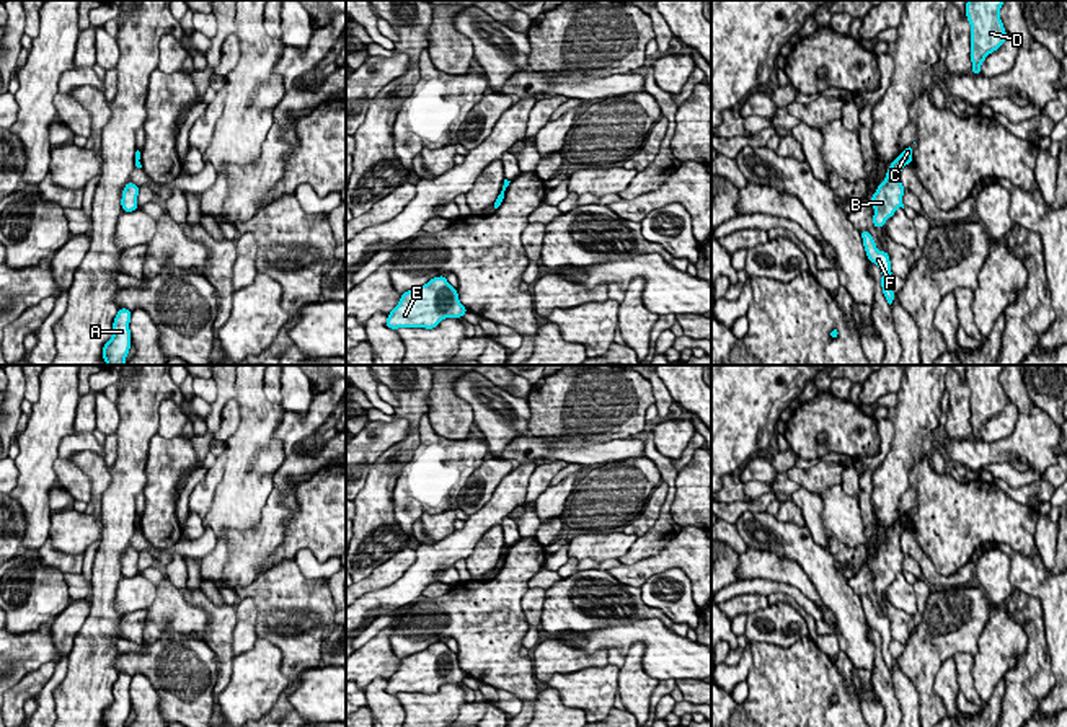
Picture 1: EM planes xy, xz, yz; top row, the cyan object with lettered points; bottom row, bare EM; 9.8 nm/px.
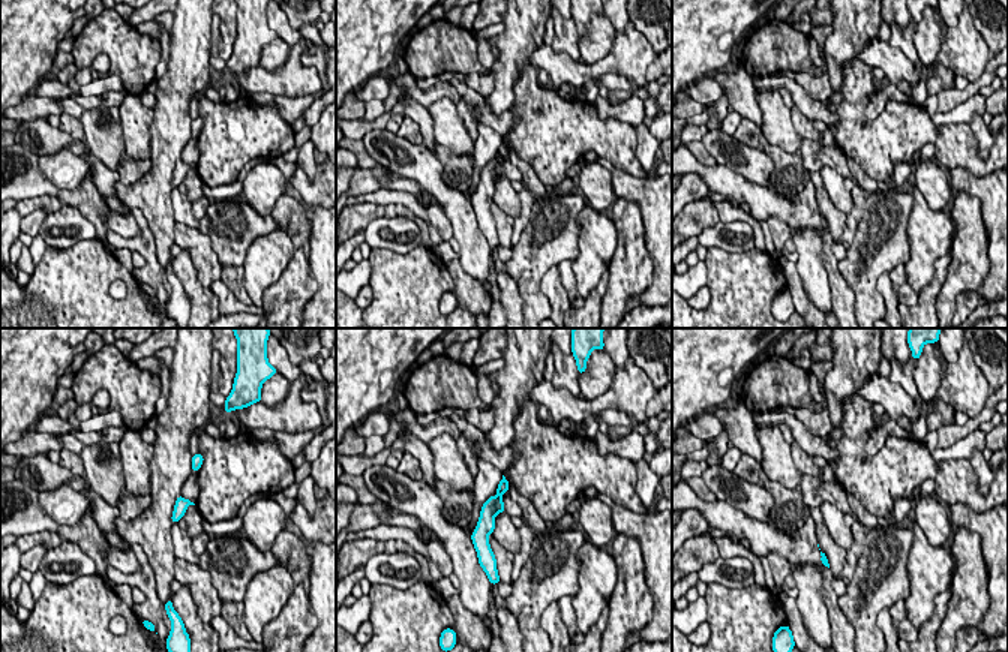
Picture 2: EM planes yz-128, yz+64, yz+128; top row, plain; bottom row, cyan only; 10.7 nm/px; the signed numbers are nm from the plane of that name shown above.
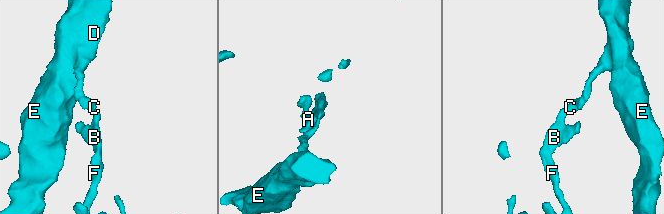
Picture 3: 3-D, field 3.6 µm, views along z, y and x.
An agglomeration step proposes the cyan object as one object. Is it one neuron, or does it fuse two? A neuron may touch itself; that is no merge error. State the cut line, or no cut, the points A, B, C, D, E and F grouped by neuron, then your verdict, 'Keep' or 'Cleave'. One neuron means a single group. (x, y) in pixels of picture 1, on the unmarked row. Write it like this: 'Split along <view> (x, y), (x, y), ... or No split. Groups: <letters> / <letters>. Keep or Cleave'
Split along yz (899, 522), (904, 528). Groups: A B F / C D E. Cleave

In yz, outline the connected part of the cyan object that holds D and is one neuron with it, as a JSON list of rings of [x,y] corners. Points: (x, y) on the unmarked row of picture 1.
[[[967,365],[966,383],[971,390],[972,438],[981,440],[982,427],[1007,406],[1007,396],[1000,385],[1005,365]]]

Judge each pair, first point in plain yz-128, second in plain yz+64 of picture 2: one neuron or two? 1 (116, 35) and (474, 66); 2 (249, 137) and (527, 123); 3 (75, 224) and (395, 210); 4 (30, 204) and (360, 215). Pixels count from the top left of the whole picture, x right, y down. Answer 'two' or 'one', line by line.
1: one
2: one
3: two
4: one

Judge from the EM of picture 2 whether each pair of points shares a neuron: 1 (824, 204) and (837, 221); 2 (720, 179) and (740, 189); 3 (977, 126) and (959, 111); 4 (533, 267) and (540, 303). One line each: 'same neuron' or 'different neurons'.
1: same neuron
2: same neuron
3: different neurons
4: same neuron

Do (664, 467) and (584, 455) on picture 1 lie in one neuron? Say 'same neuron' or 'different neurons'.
different neurons

